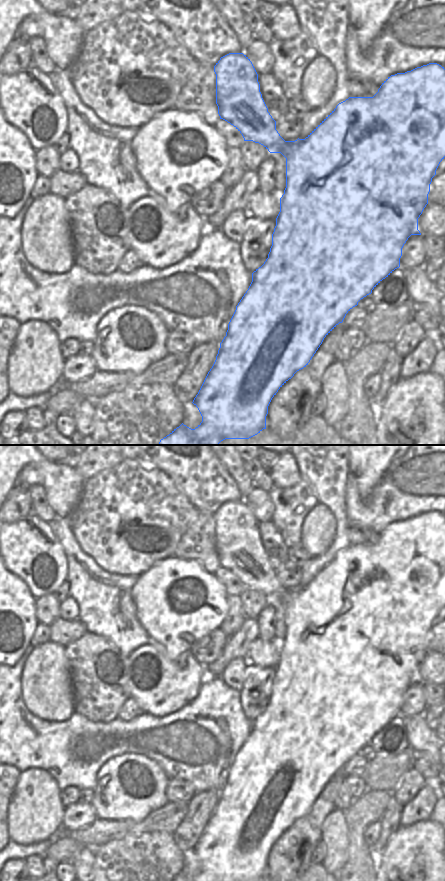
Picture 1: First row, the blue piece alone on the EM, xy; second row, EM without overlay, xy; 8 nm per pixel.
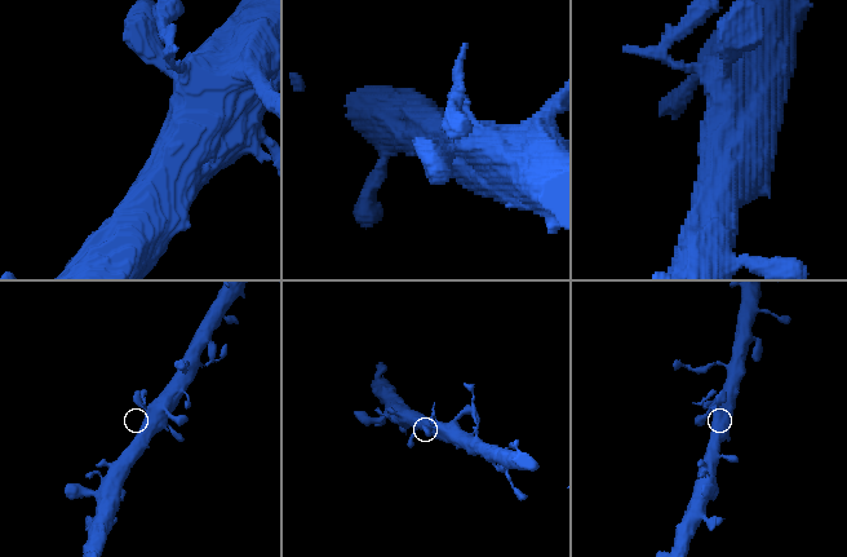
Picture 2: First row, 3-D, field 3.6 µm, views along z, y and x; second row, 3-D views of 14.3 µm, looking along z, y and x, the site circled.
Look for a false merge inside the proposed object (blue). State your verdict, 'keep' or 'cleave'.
keep

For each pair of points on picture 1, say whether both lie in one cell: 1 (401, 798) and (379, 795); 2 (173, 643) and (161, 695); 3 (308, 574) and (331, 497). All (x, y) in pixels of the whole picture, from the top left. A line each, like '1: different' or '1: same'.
1: different
2: different
3: same

